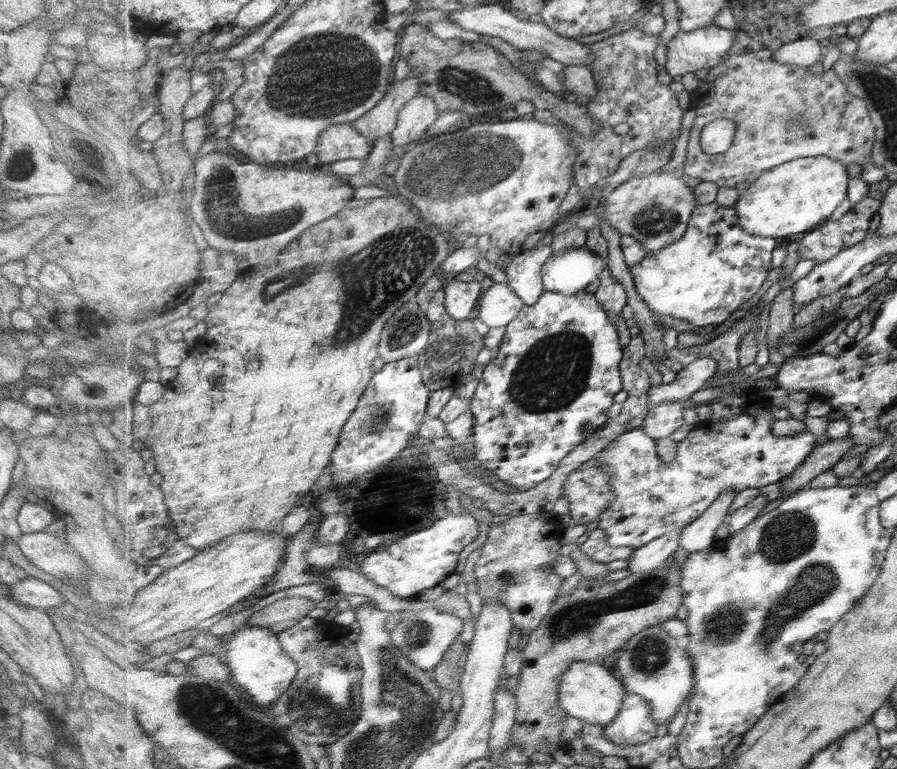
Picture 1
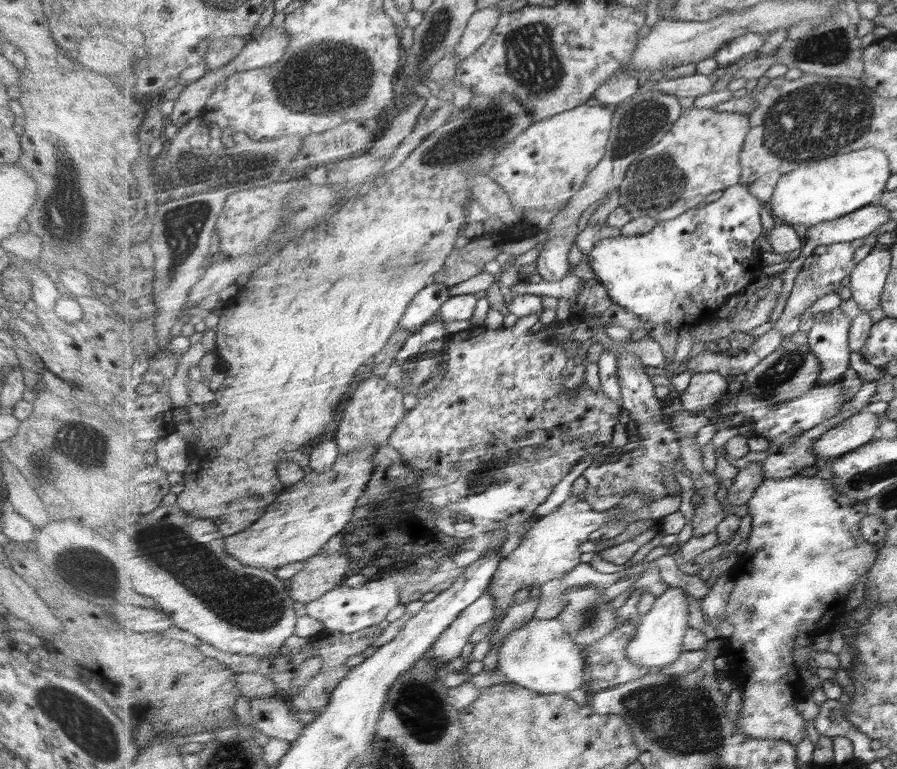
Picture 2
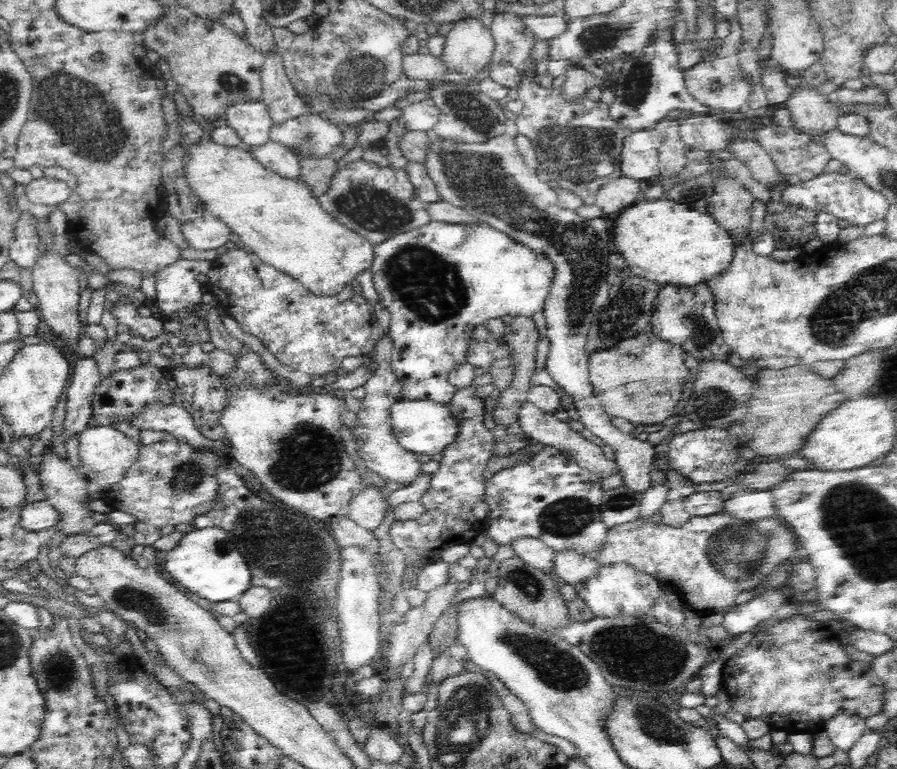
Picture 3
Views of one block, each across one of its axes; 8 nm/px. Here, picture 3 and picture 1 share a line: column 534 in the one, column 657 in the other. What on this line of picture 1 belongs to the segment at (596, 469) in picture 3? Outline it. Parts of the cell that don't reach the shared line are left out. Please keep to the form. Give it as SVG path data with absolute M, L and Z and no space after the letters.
M669 402L651 408L642 429L655 440L672 436L686 423L686 418L683 418L685 405L681 402Z

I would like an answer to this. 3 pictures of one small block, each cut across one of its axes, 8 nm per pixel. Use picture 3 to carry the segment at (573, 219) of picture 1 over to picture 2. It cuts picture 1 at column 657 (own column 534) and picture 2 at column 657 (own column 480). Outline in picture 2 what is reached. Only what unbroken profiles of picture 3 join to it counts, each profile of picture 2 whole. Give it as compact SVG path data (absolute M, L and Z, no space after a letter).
M689 107L684 110L684 113L679 117L679 120L670 128L670 131L651 148L644 150L629 167L626 174L626 179L624 183L619 188L620 189L620 206L626 208L633 219L641 218L642 216L652 216L657 220L675 220L678 216L685 214L688 210L699 206L699 202L703 202L704 198L707 198L709 194L717 192L717 190L724 191L730 186L735 186L742 179L742 163L740 162L740 154L743 150L743 145L745 144L747 133L751 128L751 121L747 114L739 114L733 112L717 112L716 108L696 108Z

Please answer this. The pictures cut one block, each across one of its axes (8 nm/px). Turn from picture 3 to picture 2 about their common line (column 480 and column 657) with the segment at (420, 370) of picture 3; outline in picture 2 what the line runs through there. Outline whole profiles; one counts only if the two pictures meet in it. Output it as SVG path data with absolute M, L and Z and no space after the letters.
M739 182L735 186L725 189L721 197L712 203L706 204L704 207L692 208L685 214L675 218L675 220L659 221L657 226L647 234L637 236L623 236L621 234L619 238L604 238L600 240L591 251L591 255L584 259L584 263L595 272L596 280L607 288L611 300L615 304L623 306L627 312L635 314L641 322L648 321L649 323L665 324L677 328L677 330L699 323L706 323L717 314L721 304L725 304L732 296L735 297L739 291L743 292L747 286L753 284L764 273L765 267L763 267L763 260L761 260L763 251L756 247L758 238L763 234L762 210L764 205L746 185L742 185Z

